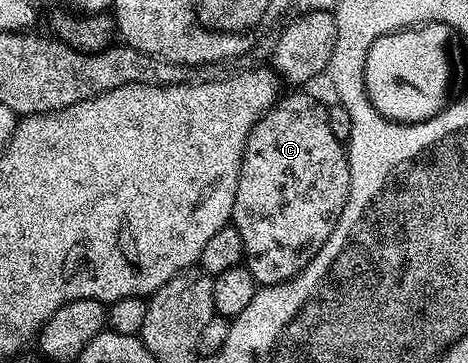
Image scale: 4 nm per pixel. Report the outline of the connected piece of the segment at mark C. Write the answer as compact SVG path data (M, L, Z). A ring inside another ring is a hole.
M284 93L270 110L263 113L261 120L257 120L257 124L249 132L249 140L245 144L245 152L243 153L241 176L237 180L237 200L233 204L233 212L231 213L231 222L237 228L237 232L241 232L241 240L245 244L247 271L254 276L260 287L276 286L279 282L288 282L290 278L297 276L307 267L309 260L313 260L313 256L321 248L321 244L325 244L325 240L329 240L329 236L349 200L350 191L351 177L349 176L347 151L344 143L339 142L337 136L333 136L333 131L329 129L327 106L324 103L319 103L311 94Z

